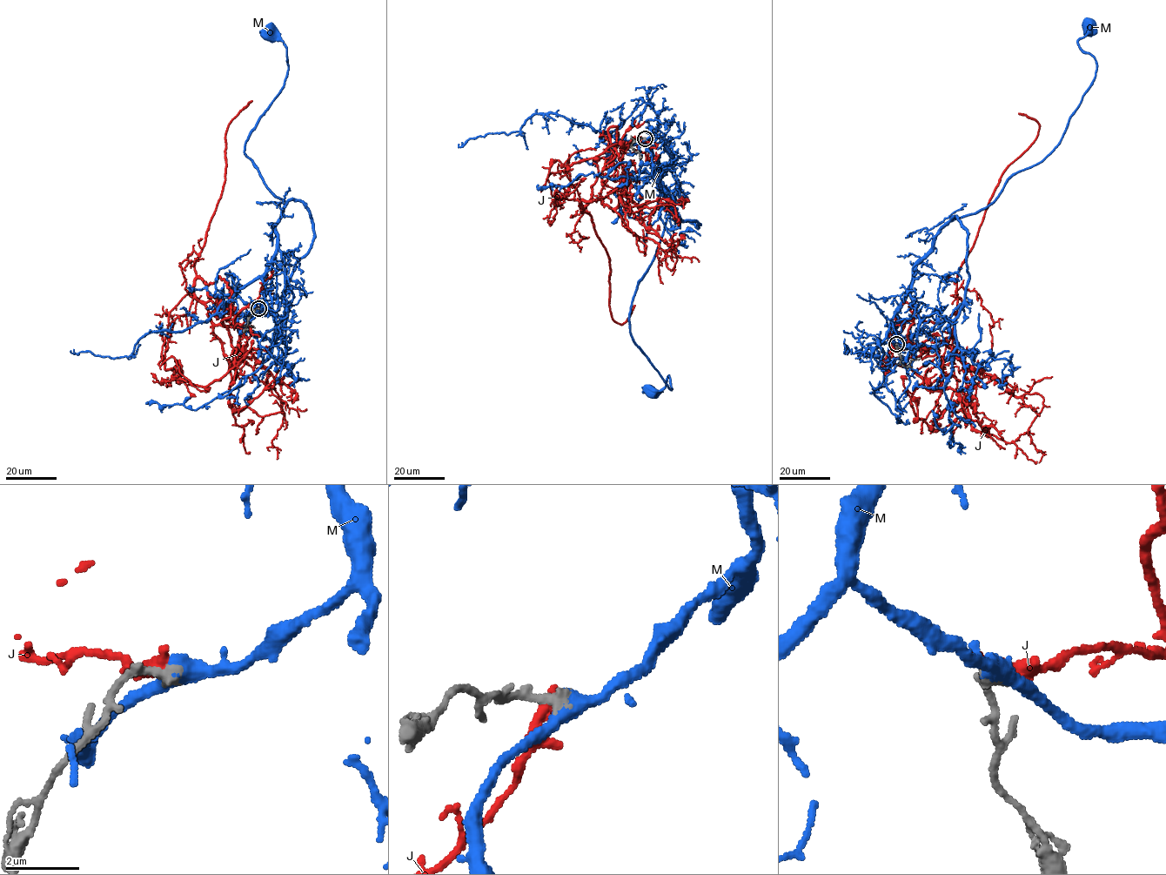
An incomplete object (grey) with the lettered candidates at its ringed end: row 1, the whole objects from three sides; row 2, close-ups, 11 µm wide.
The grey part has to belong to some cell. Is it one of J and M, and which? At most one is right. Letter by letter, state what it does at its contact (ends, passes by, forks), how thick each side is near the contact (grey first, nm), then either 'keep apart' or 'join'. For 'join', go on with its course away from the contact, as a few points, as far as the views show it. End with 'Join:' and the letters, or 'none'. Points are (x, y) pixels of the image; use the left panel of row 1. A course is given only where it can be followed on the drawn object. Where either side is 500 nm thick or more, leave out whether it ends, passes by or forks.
J: it ends; calibres 360 and 420 nm; keep apart
M: it passes by; calibres 340 and 440 nm; join; course (258, 308), (271, 301), (262, 277), (285, 203), (244, 154), (288, 68), (286, 46), (270, 30)
Join: M

